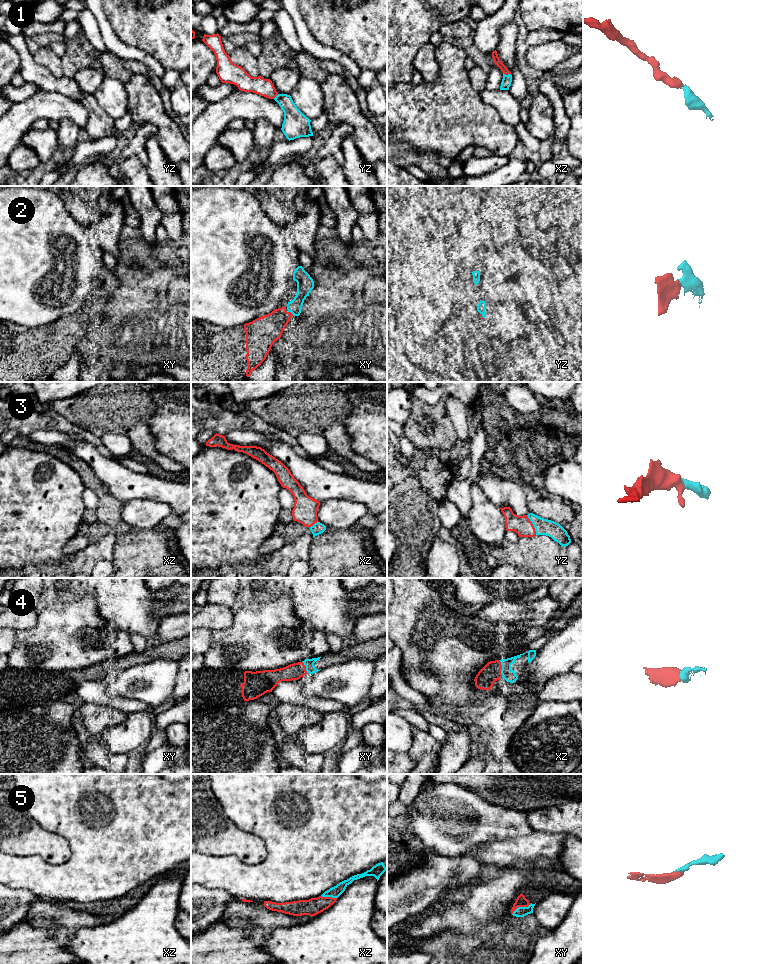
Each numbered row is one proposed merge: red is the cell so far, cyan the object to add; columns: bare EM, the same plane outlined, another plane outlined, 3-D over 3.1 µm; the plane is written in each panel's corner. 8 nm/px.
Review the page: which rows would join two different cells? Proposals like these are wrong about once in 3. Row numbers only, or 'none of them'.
none of them

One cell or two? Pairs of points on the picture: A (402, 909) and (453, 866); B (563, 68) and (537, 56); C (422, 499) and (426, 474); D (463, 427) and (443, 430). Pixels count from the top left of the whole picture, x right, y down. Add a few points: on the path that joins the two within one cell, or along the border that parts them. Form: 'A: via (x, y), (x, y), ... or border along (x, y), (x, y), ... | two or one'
A: via (415, 896), (440, 873) | one
B: border along (572, 54), (550, 70) | two
C: border along (401, 481), (409, 476), (414, 476), (439, 502) | two
D: border along (445, 406), (458, 440) | two

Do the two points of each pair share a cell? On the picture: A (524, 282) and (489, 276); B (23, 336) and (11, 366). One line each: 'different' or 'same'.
A: same
B: same

